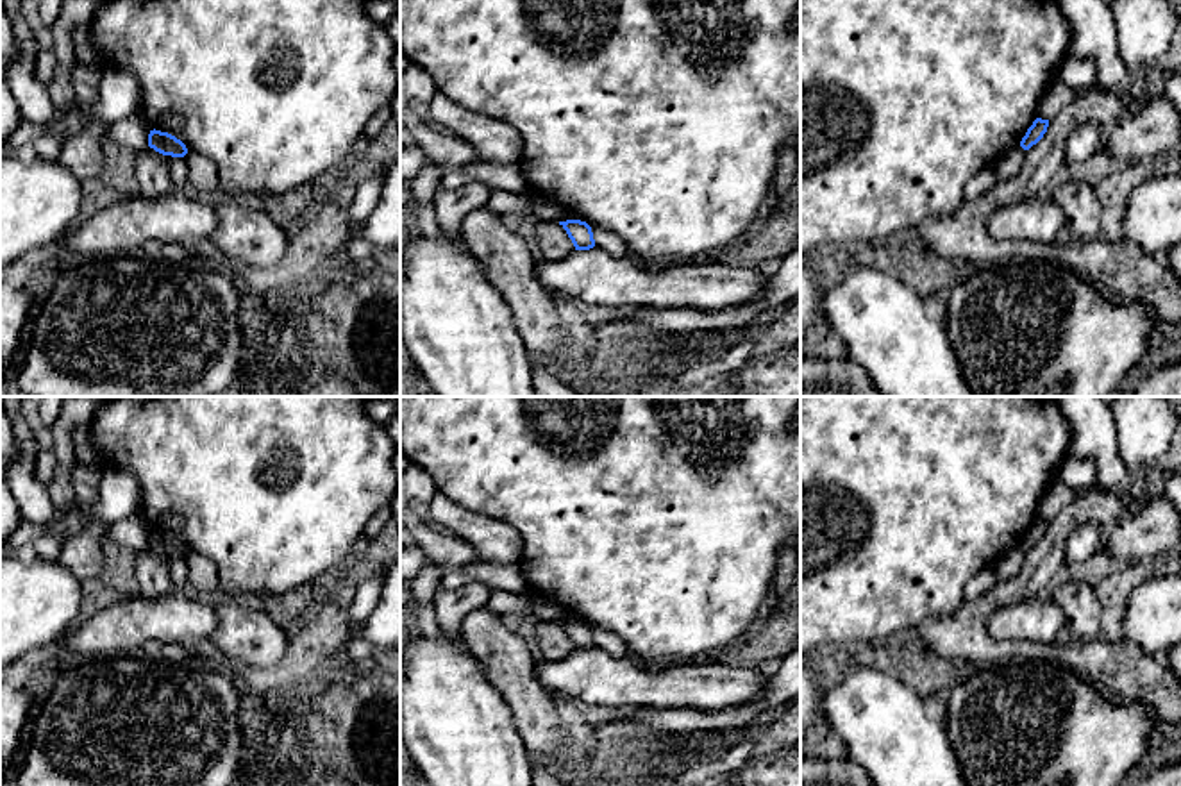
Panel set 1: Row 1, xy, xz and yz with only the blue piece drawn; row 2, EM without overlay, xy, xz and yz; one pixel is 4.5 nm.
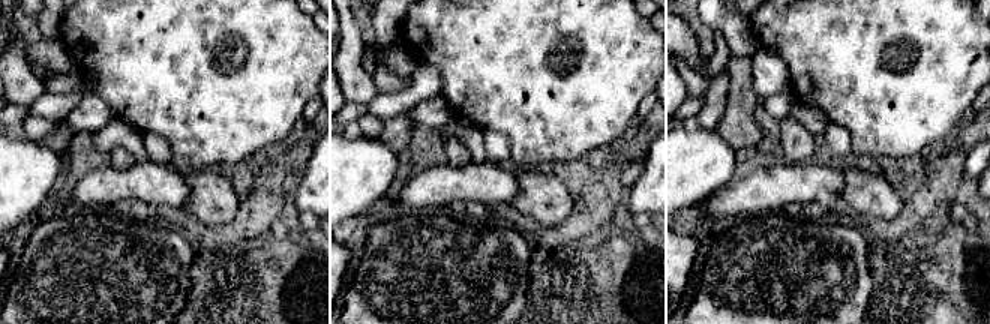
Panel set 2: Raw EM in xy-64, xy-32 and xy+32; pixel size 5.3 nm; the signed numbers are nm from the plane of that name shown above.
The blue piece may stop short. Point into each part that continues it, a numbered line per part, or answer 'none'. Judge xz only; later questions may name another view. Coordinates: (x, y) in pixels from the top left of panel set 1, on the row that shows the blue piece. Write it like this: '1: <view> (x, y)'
none

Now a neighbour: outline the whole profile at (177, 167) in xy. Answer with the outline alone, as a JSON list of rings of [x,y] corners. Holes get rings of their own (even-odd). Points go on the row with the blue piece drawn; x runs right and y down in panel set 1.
[[[164,155],[172,180],[173,180],[173,193],[180,195],[188,184],[188,166],[184,157],[172,157]]]

